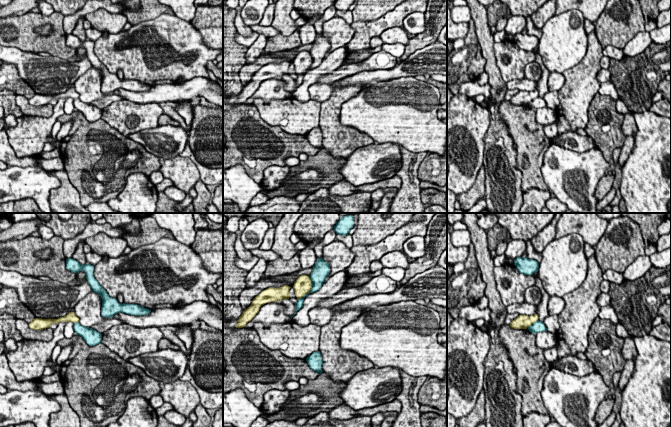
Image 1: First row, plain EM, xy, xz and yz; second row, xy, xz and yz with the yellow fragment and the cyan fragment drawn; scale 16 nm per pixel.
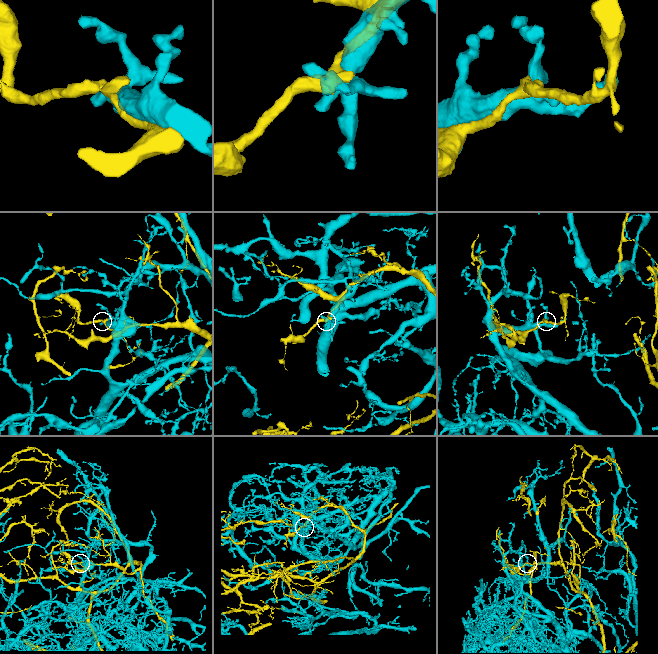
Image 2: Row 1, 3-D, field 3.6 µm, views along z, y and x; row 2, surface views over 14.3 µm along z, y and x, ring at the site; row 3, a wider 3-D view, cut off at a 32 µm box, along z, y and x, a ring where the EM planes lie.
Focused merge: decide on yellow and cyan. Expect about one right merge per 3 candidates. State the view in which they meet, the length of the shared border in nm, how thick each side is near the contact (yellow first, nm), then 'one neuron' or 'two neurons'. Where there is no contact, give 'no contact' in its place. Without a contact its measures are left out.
contact in xz; length 440 nm; calibres 280 and 240 nm; two neurons

